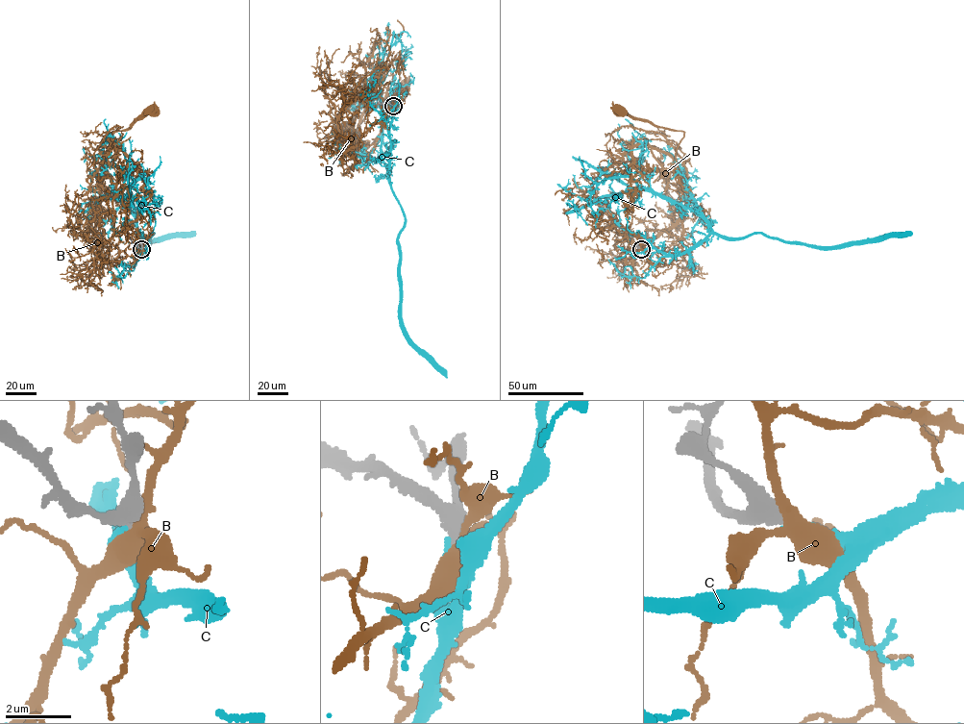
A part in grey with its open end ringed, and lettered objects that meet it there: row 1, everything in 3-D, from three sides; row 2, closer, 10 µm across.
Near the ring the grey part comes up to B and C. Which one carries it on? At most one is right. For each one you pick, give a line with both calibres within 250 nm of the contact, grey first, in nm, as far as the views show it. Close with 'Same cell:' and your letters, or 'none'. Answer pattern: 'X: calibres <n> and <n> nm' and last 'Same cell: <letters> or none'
C: calibres 440 and 180 nm
Same cell: C

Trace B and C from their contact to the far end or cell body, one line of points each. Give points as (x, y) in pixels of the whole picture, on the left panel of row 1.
B: (141, 248), (131, 265), (112, 264), (96, 235), (95, 219), (104, 174), (117, 152), (108, 138), (154, 112)
C: (141, 249), (138, 255), (137, 234), (149, 237), (153, 233), (147, 237), (150, 246), (150, 242), (195, 233)

